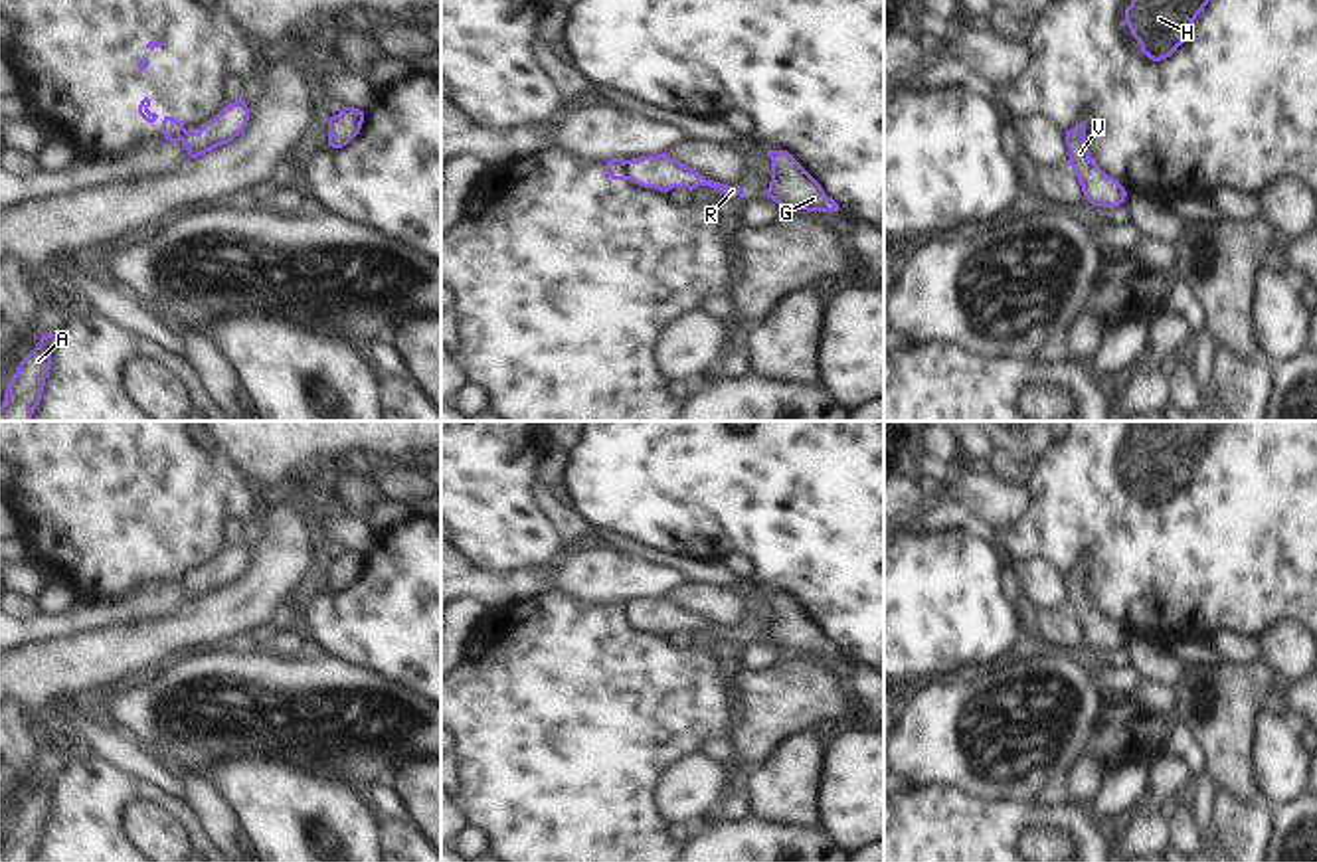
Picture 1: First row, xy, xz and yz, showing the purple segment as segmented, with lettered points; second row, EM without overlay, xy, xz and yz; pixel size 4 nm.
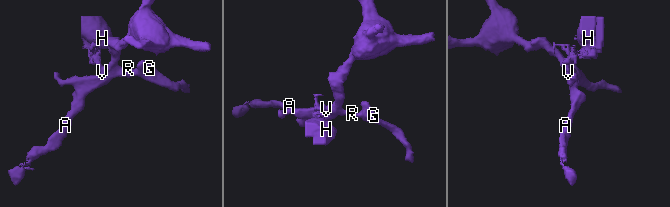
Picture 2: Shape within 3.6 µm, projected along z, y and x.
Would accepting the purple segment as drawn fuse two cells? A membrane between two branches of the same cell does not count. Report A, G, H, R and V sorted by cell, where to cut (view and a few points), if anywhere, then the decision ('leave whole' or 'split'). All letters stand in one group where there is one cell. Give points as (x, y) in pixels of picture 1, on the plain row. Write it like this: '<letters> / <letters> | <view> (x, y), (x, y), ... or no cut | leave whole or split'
A G R V / H | xz (627, 603), (629, 621) | split

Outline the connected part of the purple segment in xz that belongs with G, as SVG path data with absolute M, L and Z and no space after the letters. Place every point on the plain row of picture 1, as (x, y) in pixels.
M767 593L771 625L765 635L783 654L838 654L838 646L825 637L821 627L787 593Z

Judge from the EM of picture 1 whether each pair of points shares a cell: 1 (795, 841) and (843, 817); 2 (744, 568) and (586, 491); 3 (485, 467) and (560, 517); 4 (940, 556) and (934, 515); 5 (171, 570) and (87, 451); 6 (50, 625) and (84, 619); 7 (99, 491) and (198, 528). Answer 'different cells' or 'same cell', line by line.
1: different cells
2: different cells
3: different cells
4: different cells
5: same cell
6: same cell
7: same cell

